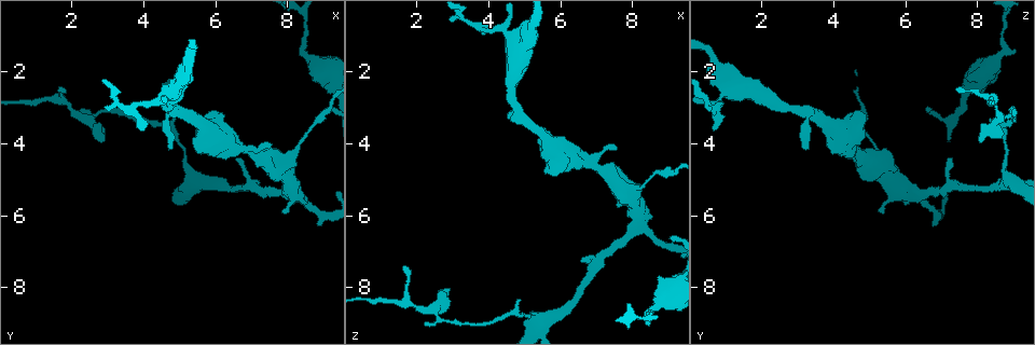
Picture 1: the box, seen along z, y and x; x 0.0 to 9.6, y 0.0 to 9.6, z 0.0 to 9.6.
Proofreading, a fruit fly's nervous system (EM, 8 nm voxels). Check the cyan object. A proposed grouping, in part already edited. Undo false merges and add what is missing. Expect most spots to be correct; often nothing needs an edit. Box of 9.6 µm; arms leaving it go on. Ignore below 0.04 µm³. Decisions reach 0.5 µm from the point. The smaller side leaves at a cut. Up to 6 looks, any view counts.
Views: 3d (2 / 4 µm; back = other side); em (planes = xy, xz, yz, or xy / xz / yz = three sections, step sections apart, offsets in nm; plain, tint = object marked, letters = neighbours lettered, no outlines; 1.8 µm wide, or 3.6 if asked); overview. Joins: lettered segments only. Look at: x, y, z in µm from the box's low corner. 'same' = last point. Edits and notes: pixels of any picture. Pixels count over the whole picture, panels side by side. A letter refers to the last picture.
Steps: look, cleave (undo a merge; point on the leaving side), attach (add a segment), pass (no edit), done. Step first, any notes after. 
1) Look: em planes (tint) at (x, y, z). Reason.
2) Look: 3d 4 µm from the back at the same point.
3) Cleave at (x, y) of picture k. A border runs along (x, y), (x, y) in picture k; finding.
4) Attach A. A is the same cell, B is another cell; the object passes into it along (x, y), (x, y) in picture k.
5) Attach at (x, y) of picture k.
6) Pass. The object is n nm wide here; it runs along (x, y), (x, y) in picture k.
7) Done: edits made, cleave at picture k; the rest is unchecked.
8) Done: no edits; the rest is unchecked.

Look: 3d 4 µm from the back at (4.80, 4.20, 3.25). Free end.

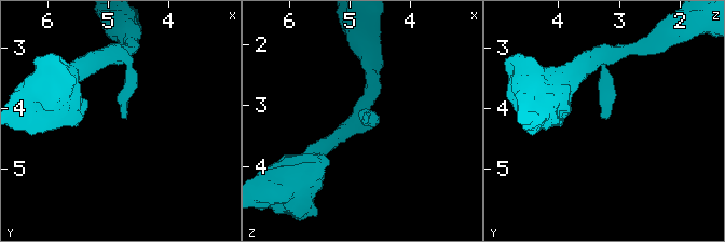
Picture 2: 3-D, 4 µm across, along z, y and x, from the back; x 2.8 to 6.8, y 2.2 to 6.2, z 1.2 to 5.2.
Look: em yz step 4 (letters) at (4.75, 4.15, 3.30).

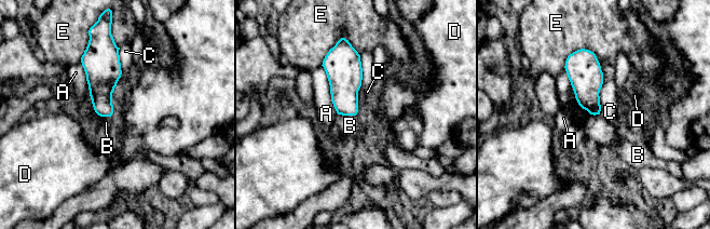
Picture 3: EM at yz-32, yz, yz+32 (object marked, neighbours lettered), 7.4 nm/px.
Look: em planes (letters) at the same point.

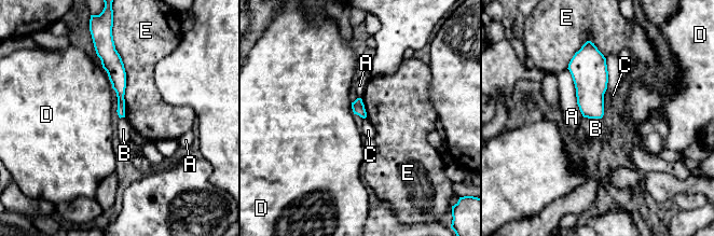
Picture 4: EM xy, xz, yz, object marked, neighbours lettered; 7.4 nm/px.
Pass. A, B, C, D and E are other cells; a border runs along (584, 116), (601, 119) in picture 4; none of them fits.

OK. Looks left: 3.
Look: em planes (letters) at (2.90, 3.95, 8.10). Free end.

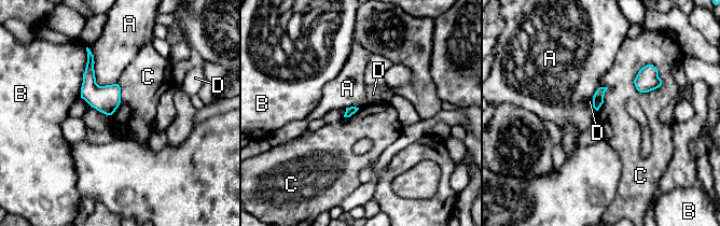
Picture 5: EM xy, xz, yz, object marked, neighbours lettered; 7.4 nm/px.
Pass. A, B, C and D are other cells; a border runs along (647, 64), (661, 84), (640, 93) in picture 5; no lettered segment goes on from it.

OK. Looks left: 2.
Done: no edits; the rest is unchecked.

